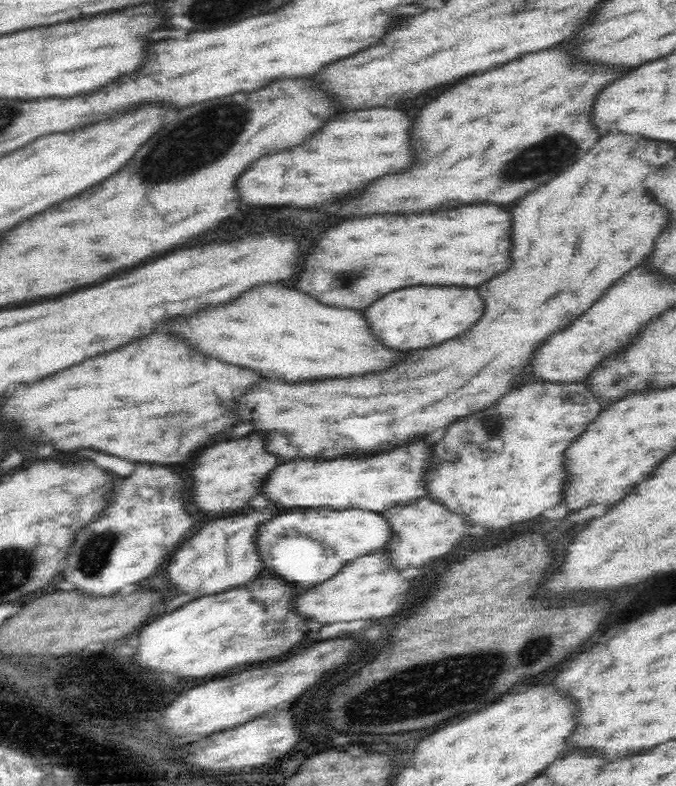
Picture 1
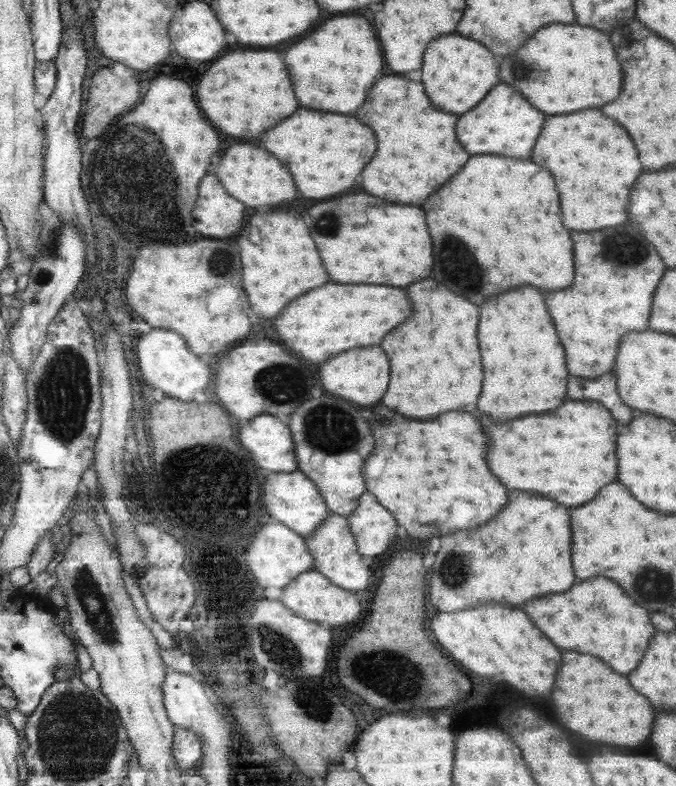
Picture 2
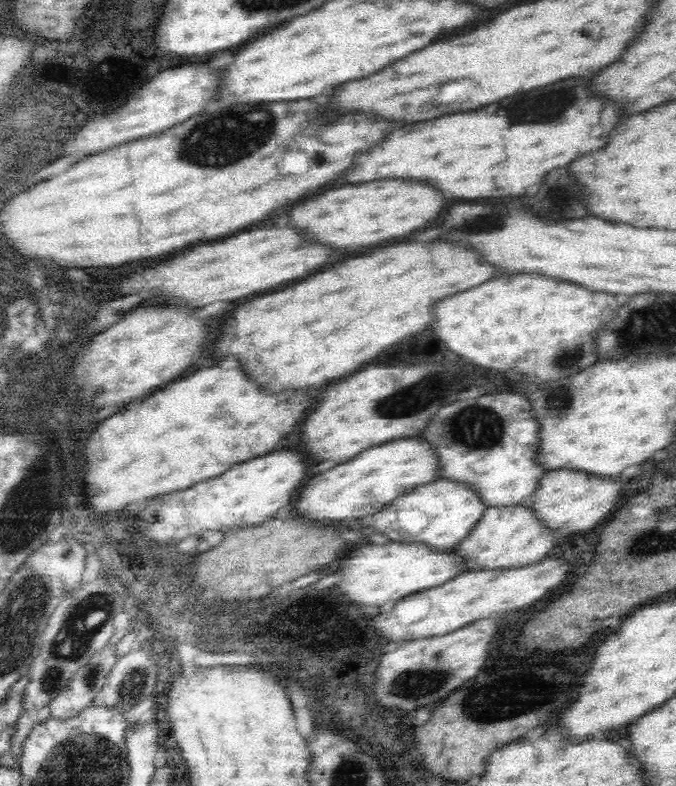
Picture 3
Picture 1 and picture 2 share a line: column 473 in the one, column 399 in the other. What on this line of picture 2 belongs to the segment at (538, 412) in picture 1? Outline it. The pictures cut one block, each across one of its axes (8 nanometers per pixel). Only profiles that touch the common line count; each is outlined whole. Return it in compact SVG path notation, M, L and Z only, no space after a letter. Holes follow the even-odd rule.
M381 404L369 406L367 424L375 432L375 452L365 460L362 472L366 491L378 500L383 508L399 520L399 526L413 538L431 538L443 536L457 530L469 530L483 526L499 508L507 502L507 490L497 482L489 472L485 462L485 442L487 436L479 420L467 412L445 412L433 418L431 422L415 422L401 414L387 410Z

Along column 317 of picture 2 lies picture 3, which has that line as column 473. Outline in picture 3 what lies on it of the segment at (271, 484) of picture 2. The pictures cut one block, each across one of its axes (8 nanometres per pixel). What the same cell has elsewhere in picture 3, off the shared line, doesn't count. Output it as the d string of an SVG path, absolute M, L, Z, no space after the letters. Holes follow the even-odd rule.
M434 479L392 500L391 503L372 515L372 522L360 530L360 536L368 536L366 542L372 542L372 536L378 536L380 542L420 542L436 551L452 549L461 542L476 526L486 510L486 504L474 487L462 481Z

